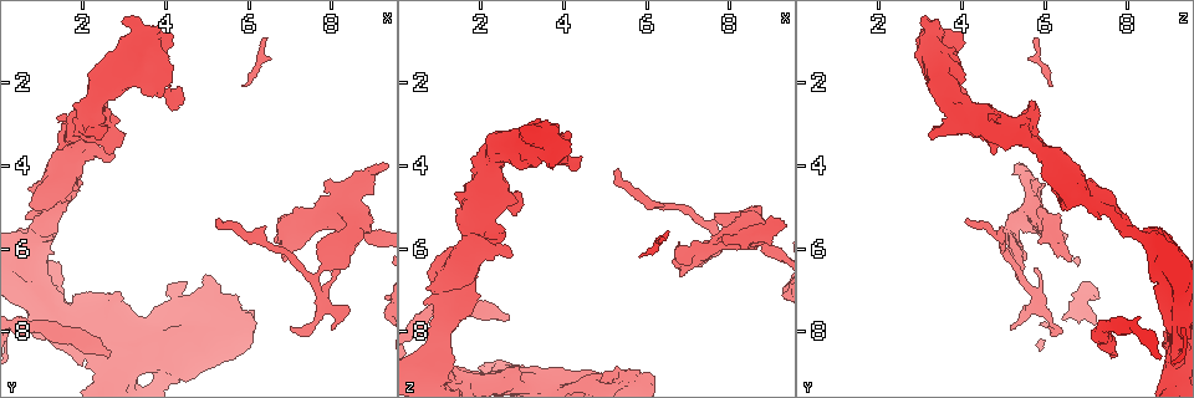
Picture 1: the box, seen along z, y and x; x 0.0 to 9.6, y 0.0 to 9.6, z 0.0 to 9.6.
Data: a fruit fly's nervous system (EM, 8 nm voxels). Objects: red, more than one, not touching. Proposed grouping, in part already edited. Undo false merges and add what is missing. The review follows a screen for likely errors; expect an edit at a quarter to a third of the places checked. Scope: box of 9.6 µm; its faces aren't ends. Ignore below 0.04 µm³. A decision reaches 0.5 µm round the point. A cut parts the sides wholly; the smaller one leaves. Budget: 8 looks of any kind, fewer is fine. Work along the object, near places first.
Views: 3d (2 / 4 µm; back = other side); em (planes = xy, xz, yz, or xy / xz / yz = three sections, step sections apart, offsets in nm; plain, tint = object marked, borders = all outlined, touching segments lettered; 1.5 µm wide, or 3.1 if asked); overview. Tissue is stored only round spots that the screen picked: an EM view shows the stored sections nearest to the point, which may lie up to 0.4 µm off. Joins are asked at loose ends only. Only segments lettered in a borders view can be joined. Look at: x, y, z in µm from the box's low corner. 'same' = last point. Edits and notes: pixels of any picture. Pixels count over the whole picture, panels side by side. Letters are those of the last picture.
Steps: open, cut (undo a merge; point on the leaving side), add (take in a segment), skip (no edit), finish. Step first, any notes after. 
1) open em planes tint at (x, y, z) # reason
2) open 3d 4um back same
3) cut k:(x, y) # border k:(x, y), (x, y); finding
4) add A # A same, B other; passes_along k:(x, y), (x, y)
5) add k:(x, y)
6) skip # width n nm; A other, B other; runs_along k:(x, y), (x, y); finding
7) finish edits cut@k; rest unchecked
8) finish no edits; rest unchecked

open 3d 4um at (1.15, 5.65, 8.90) # thick end

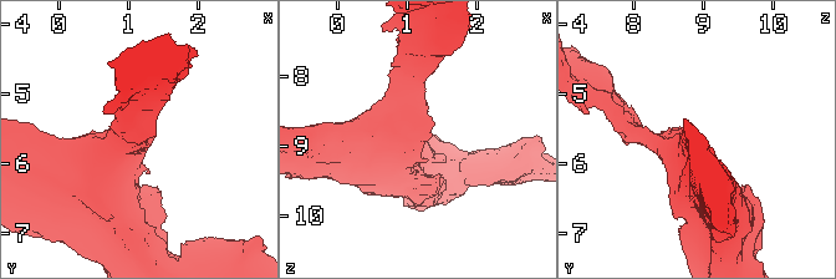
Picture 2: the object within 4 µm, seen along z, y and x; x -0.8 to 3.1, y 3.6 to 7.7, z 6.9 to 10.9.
open em planes tint same # now the EM

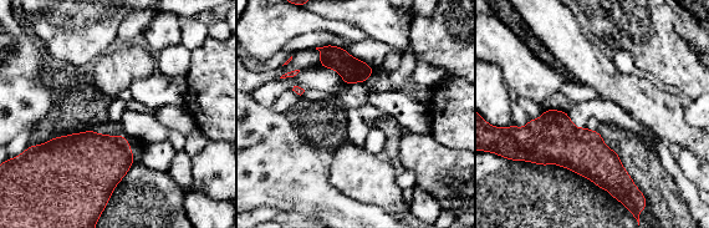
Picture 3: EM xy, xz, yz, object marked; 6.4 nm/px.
open em planes borders same # what lies round it

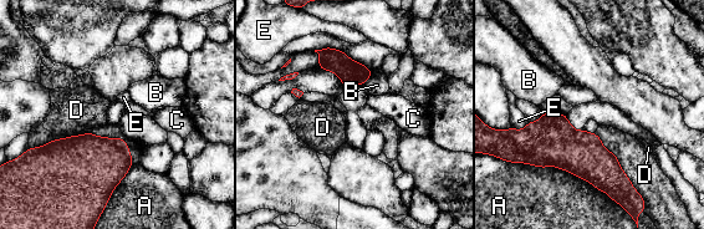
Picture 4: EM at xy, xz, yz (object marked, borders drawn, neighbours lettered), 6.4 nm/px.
skip # A other, B other, C other, D other, E other; runs_along 4:(519, 133), (582, 153), (638, 198); none of them fits

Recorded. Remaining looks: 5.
open em planes tint at (4.85, 7.25, 9.10) # thick turns thin

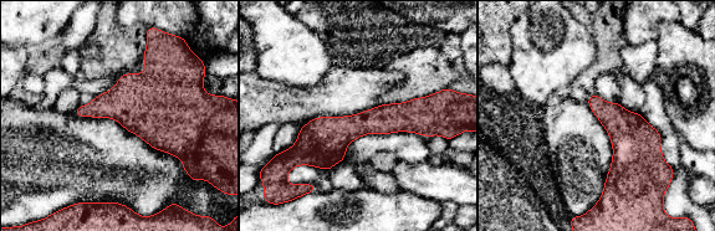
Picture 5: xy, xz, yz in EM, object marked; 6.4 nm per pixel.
open em planes borders same # see the neighbours

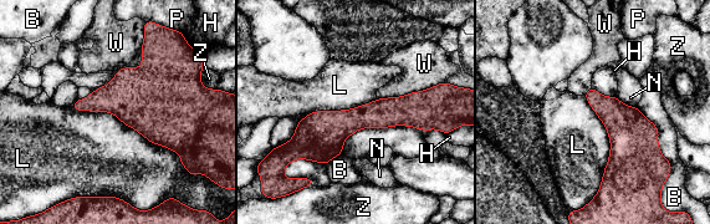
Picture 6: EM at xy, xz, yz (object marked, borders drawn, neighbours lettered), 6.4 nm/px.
skip # longest_contact L 900 nm; B other, H other, L other, N other, P other, W other, Z other; all the same neuron

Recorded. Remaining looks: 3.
open em planes borders at (8.45, 5.20, 5.45) # four-way junction

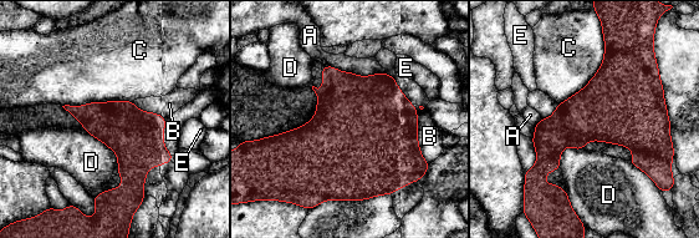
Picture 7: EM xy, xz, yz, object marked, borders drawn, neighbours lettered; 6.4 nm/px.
skip # A other, B other, C other, D other, E other; one neuron here

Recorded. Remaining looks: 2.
finish no edits; rest unchecked

